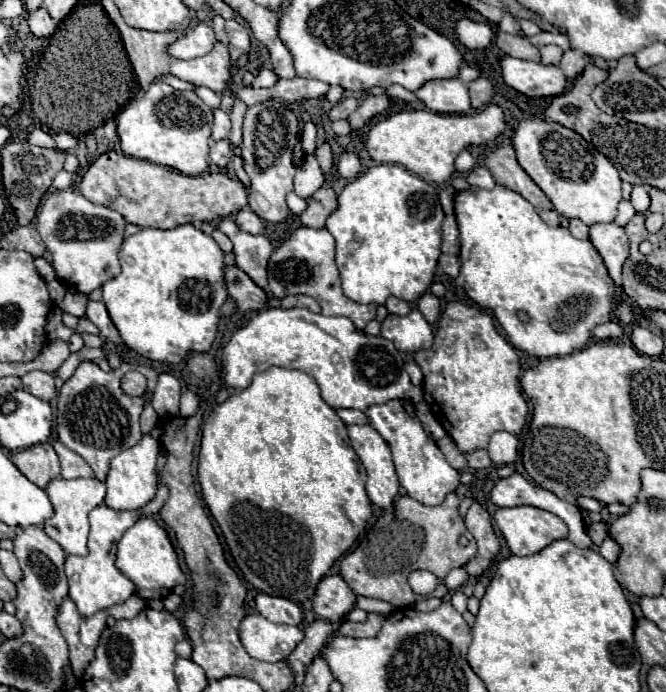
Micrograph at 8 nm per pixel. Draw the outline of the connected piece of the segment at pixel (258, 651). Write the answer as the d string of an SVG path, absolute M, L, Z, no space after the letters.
M250 614L240 624L240 640L246 652L264 662L280 662L302 642L300 626L286 626L268 622L260 614Z

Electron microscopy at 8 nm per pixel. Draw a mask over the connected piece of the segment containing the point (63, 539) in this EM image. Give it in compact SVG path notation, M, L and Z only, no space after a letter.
M54 478L46 486L46 494L50 496L50 502L54 506L54 516L42 524L46 534L56 540L66 554L76 554L76 556L86 556L88 554L88 514L92 508L100 506L106 496L106 486L96 480L96 478L74 478L74 480L64 480L64 478Z

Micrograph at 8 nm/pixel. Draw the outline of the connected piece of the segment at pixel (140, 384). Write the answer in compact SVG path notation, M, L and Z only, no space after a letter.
M128 372L122 378L122 390L130 396L140 396L146 388L146 378L140 372Z

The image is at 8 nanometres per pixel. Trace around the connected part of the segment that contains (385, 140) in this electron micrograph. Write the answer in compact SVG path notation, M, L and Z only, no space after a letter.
M488 104L478 114L438 114L432 110L406 110L376 122L366 140L370 158L386 164L400 164L406 170L454 170L456 156L470 148L496 140L506 130L504 110Z

